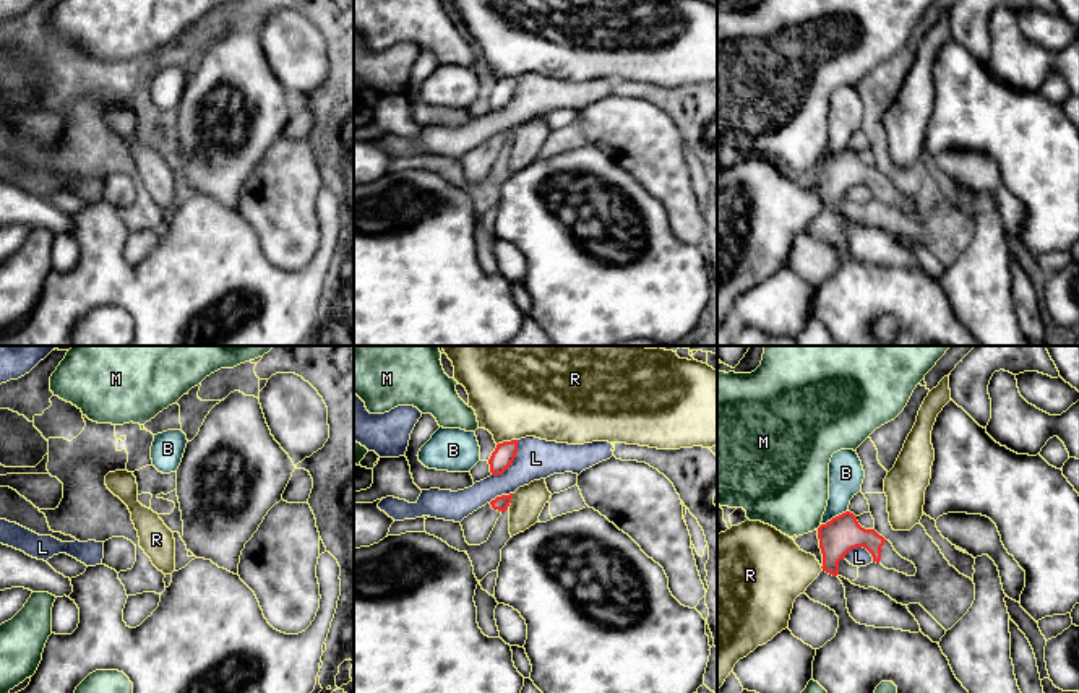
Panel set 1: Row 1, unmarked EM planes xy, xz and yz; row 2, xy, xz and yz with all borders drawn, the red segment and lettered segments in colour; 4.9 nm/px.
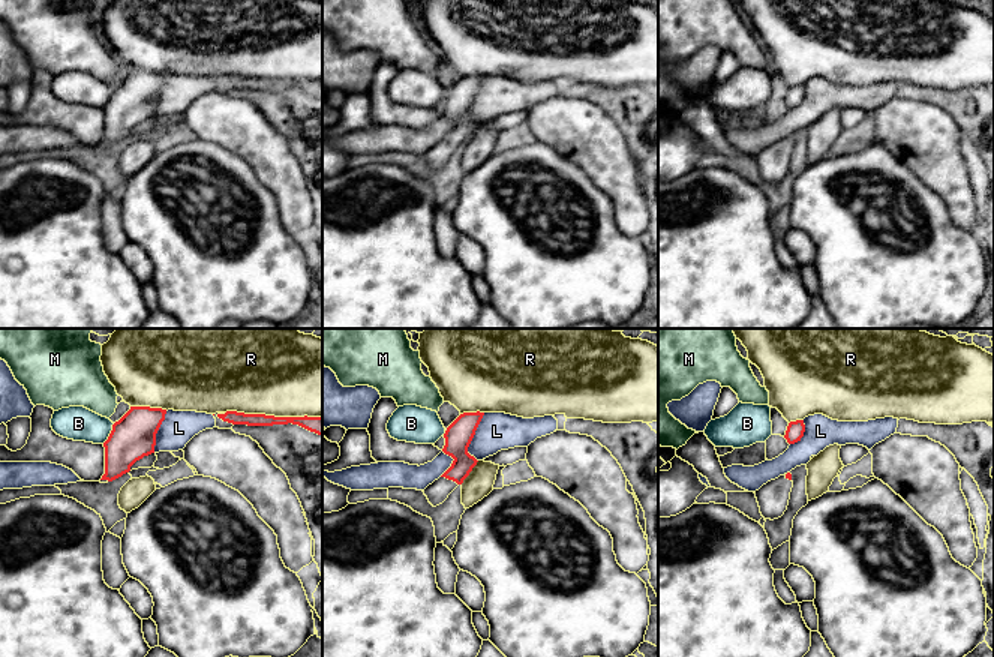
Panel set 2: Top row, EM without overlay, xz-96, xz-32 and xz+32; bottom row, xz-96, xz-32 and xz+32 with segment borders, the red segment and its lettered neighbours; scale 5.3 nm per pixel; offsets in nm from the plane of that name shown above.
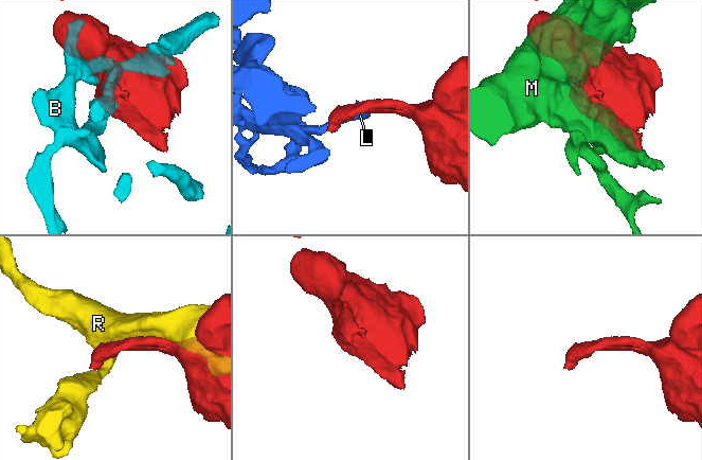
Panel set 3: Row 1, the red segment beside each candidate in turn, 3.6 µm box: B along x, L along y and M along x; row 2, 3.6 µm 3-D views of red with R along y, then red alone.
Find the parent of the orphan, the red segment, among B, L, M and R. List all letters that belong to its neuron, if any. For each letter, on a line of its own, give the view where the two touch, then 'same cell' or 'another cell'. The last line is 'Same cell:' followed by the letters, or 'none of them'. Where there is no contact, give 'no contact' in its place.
B: meets red in yz; another cell
L: meets red in xz; another cell
M: meets red in yz; another cell
R: meets red in xz; another cell
Same cell: none of them

